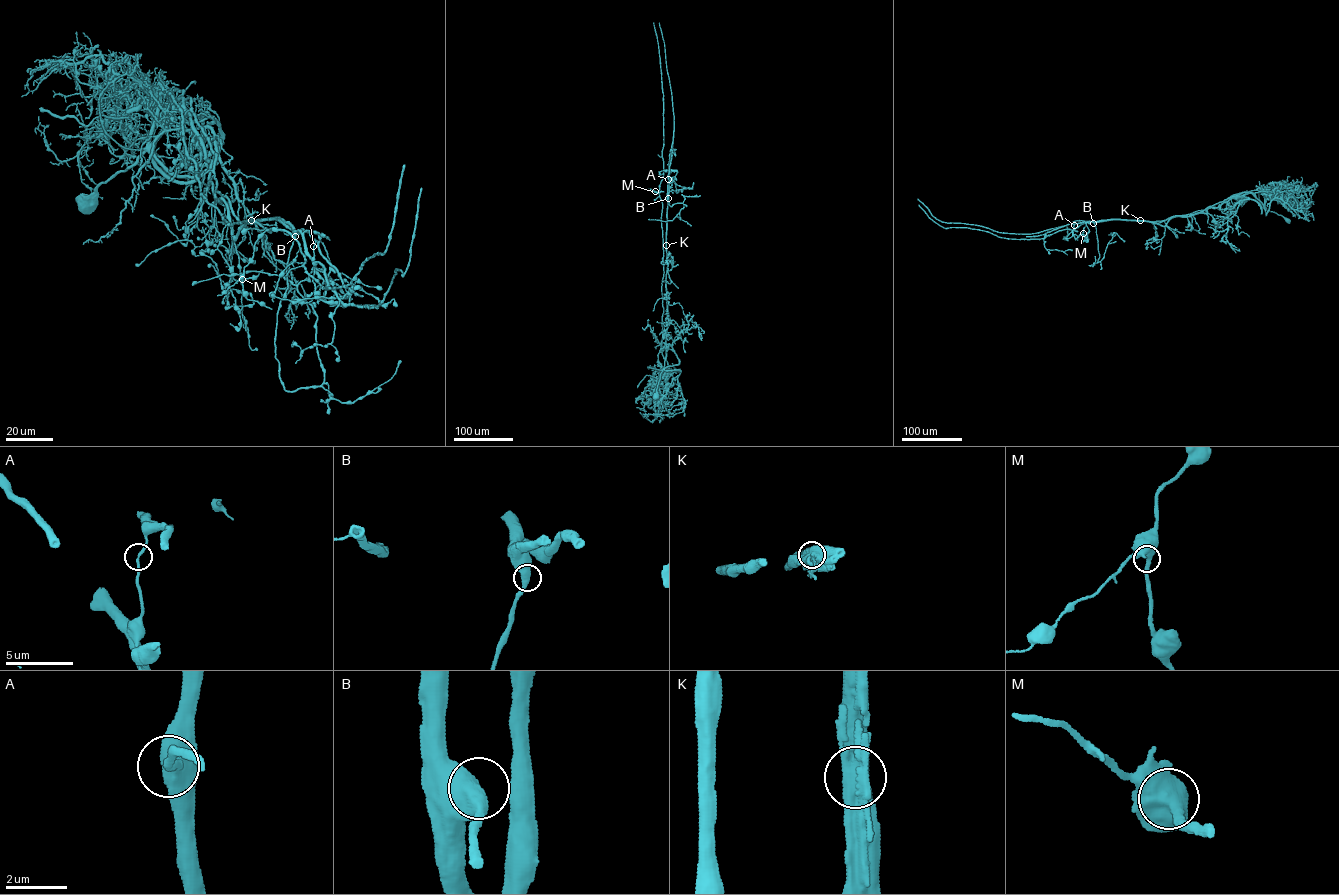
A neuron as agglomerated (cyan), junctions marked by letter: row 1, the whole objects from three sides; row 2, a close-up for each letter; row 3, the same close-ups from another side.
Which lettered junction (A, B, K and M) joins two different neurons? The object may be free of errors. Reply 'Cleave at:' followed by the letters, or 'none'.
Cleave at: K

